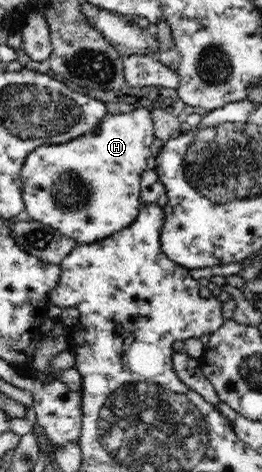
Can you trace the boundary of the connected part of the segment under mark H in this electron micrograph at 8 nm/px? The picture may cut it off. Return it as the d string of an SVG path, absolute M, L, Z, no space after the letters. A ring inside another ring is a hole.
M138 108L132 110L130 113L120 113L118 115L107 113L104 117L102 117L102 121L98 123L98 127L95 128L94 132L88 132L86 135L76 137L76 139L72 139L63 144L41 145L40 147L33 149L27 155L26 161L24 161L24 165L21 170L22 197L28 215L30 215L33 220L39 221L44 225L58 230L67 238L74 239L77 245L100 242L101 239L106 239L112 234L116 234L120 230L124 230L125 227L132 225L134 219L137 218L139 207L143 205L140 200L140 178L142 172L148 169L147 159L151 157L150 145L154 143L155 139L154 122L152 121L150 111L151 109L148 108Z

